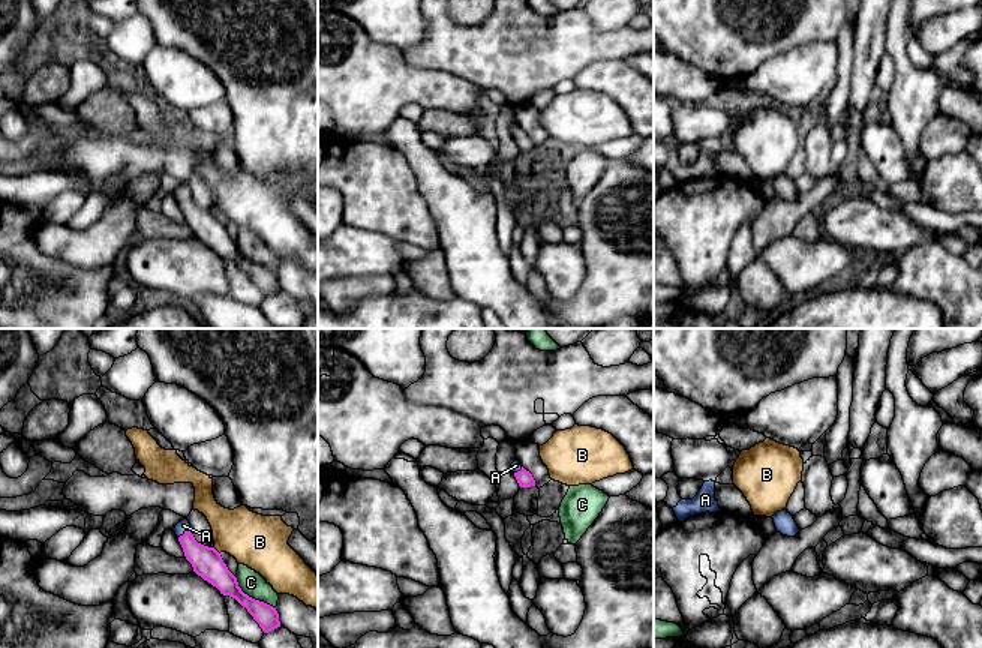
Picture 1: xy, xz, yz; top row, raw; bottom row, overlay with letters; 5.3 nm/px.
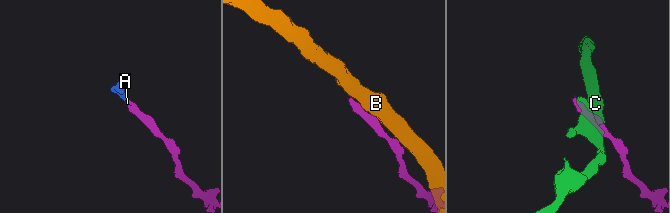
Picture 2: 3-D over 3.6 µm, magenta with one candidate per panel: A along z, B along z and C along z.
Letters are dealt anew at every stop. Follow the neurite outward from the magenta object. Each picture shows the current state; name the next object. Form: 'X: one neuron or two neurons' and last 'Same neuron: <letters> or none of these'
A: one neuron
B: two neurons
C: two neurons
Same neuron: A

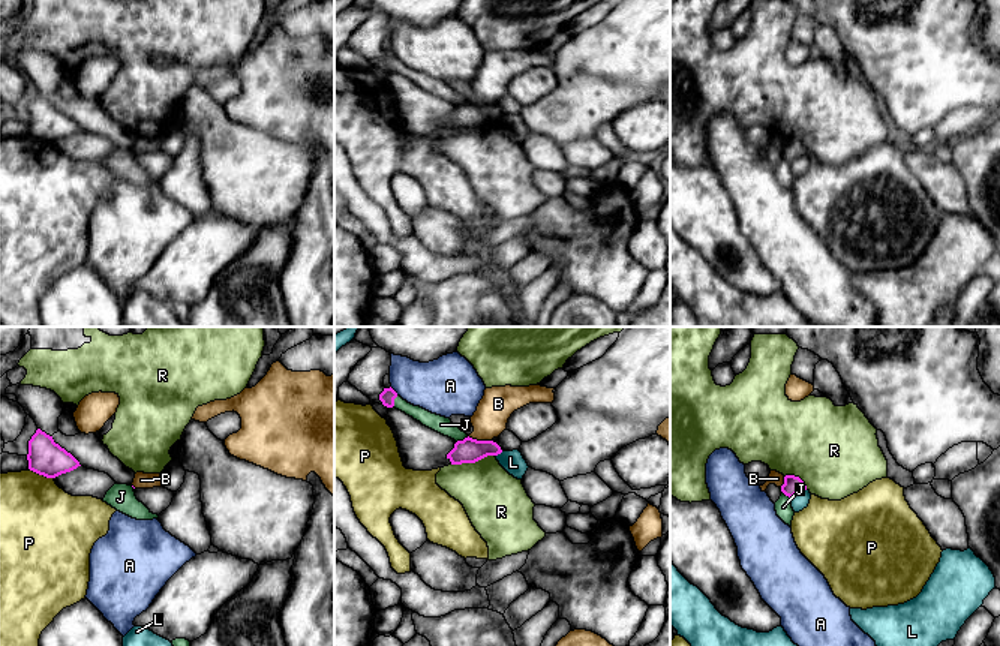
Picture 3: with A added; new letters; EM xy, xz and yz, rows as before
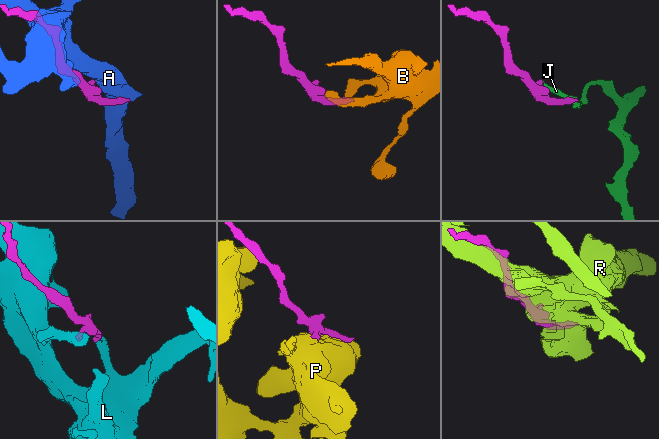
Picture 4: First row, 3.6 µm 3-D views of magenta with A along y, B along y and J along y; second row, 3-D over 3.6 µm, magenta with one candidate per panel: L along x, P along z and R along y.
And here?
A: two neurons
B: two neurons
J: one neuron
L: two neurons
P: two neurons
R: two neurons
Same neuron: J

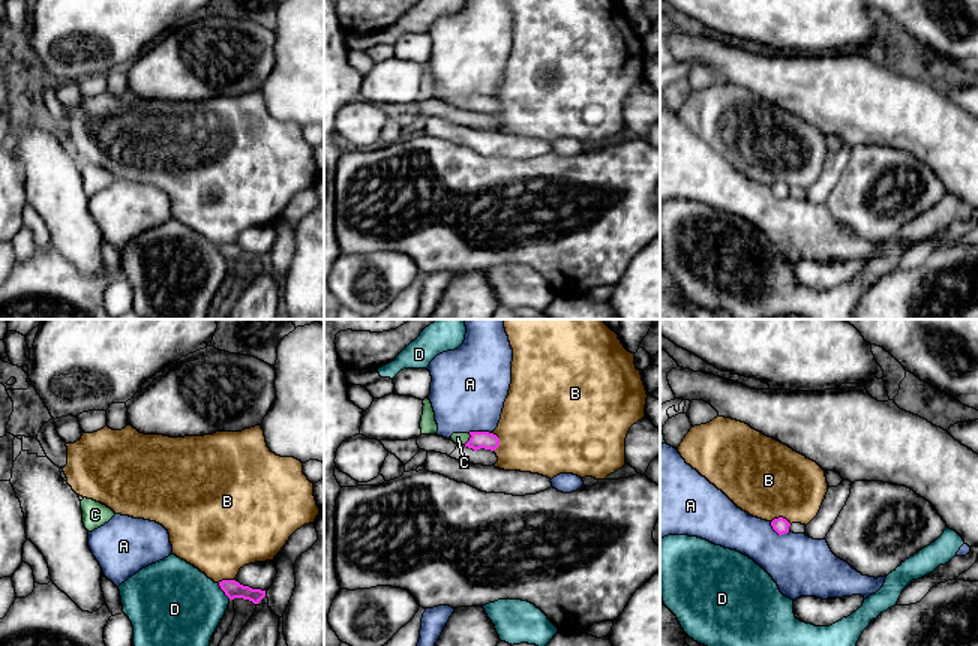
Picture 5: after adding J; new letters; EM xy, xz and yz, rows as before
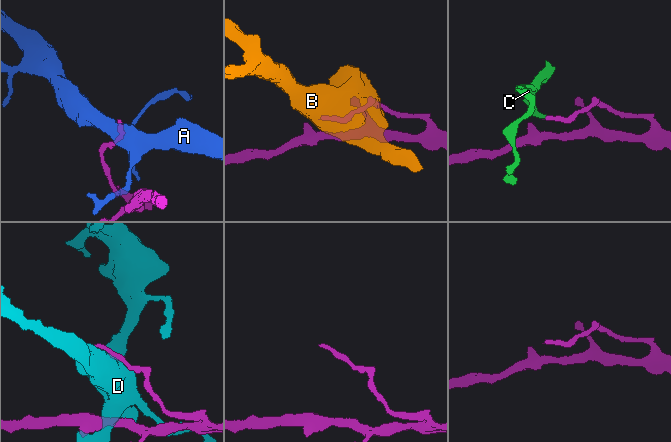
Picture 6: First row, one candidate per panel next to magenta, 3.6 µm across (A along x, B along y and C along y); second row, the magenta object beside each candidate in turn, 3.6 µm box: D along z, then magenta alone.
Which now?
A: two neurons
B: two neurons
C: one neuron
D: two neurons
Same neuron: C

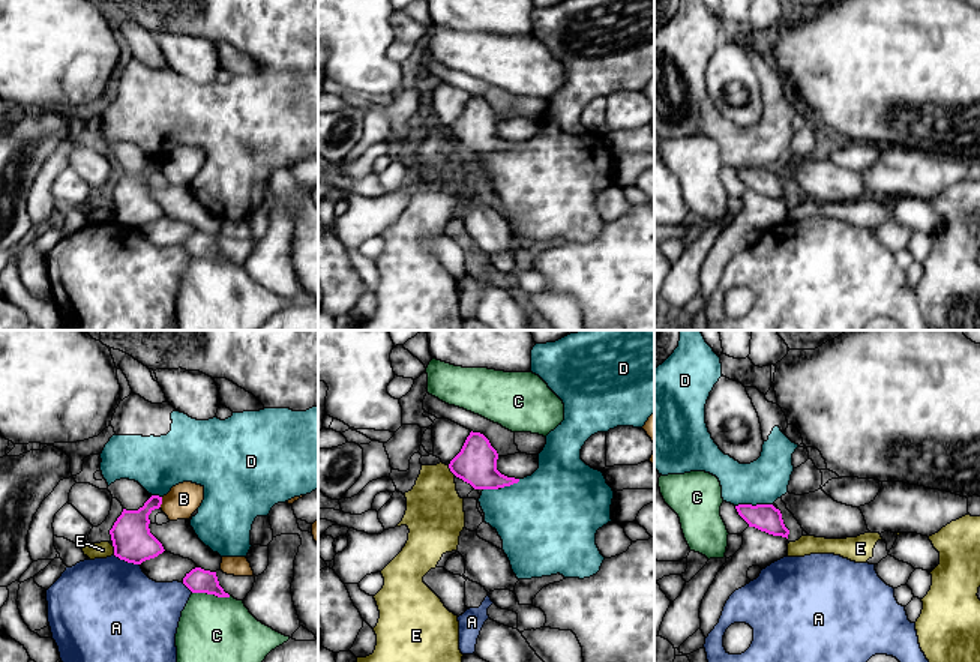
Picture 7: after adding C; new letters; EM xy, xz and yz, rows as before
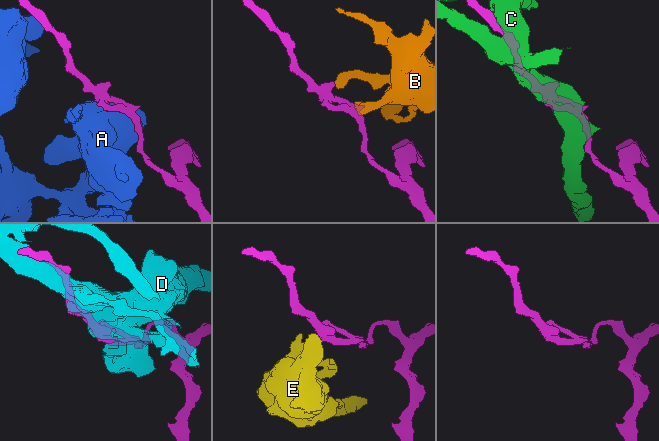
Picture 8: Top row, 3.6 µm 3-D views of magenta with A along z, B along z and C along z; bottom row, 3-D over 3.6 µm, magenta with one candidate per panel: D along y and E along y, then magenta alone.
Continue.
A: two neurons
B: two neurons
C: two neurons
D: two neurons
E: two neurons
Same neuron: none of these

